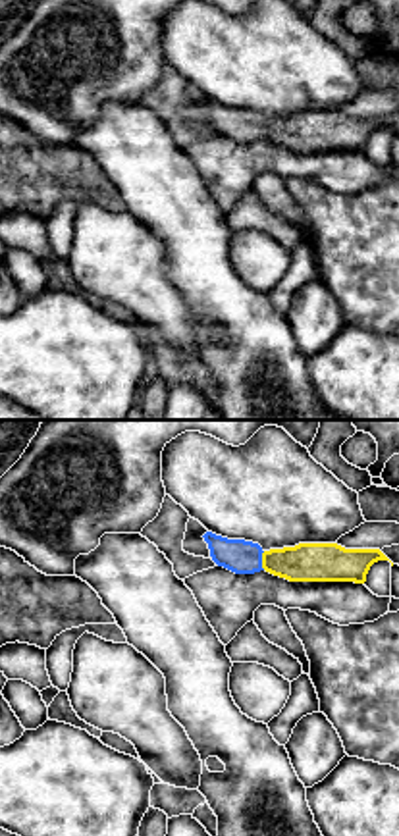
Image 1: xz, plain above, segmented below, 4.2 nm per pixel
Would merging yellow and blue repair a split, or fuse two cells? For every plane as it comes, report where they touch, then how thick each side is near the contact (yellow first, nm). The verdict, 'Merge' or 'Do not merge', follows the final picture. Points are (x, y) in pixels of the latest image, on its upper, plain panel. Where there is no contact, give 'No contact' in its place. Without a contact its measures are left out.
Touches yellow at (263, 130). Thickness 160 nm (yellow) against 140 nm

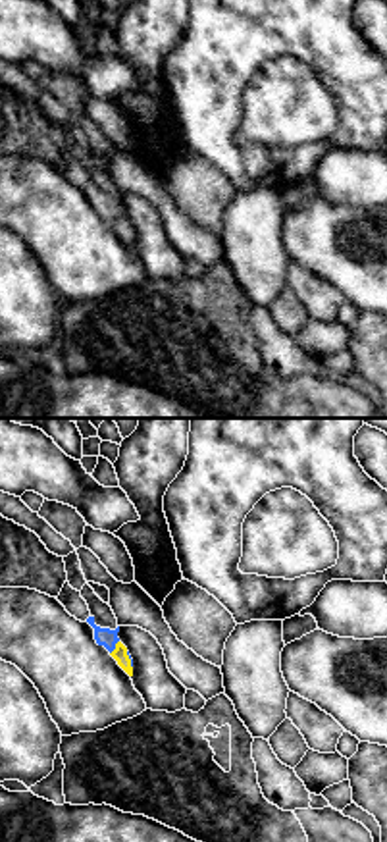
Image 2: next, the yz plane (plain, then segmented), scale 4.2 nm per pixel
Touches yellow at (116, 216). Thickness 60 nm (yellow) against 80 nm

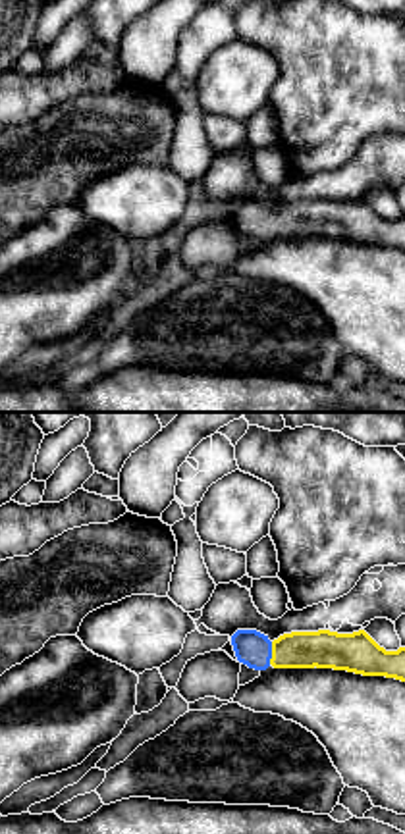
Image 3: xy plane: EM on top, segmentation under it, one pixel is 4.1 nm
Touches yellow at (272, 222). Thickness 160 nm (yellow) against 150 nm

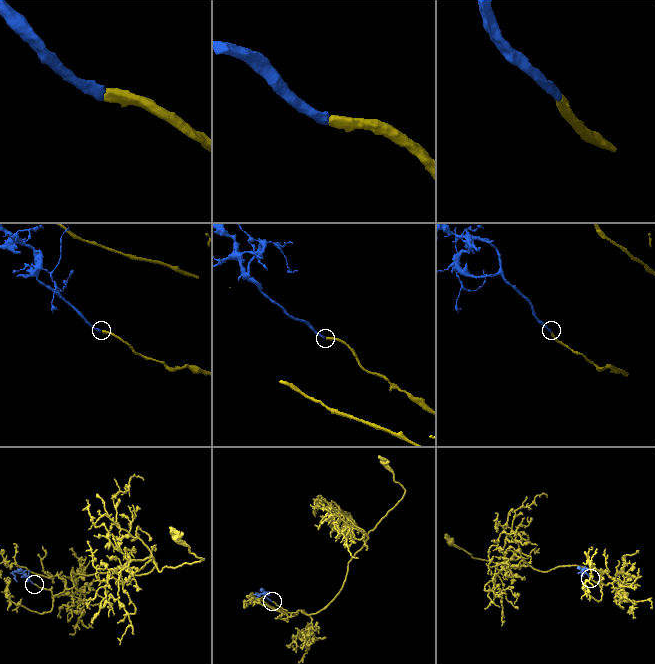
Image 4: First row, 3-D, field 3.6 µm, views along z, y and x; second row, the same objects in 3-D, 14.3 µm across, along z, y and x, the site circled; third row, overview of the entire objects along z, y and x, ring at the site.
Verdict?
Merge

